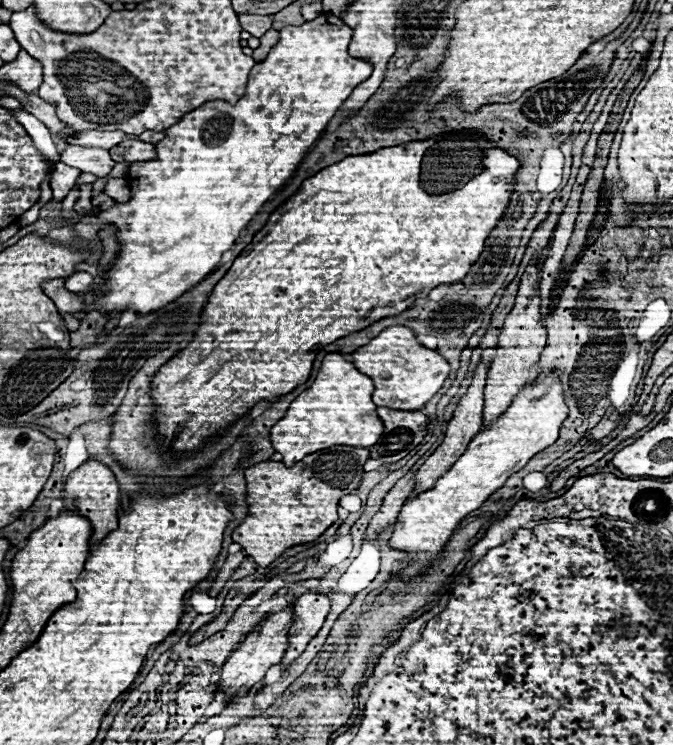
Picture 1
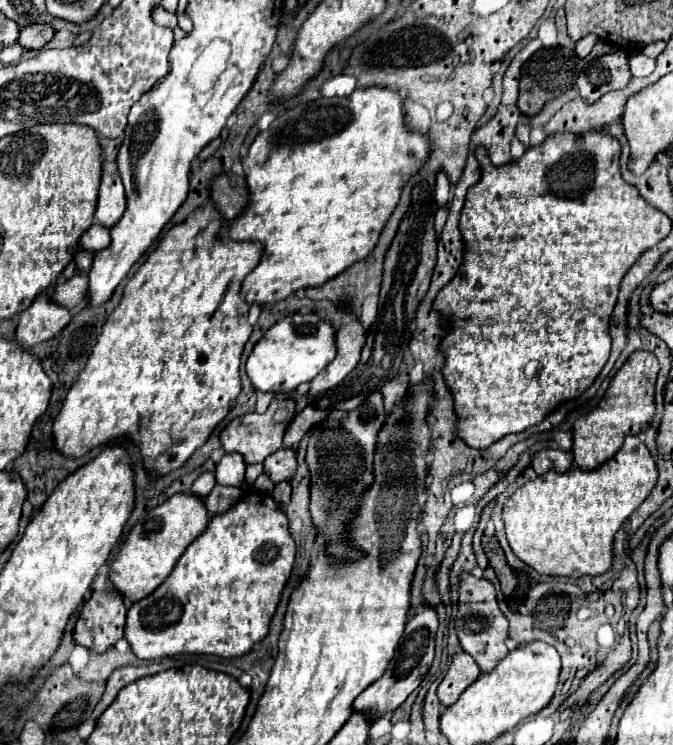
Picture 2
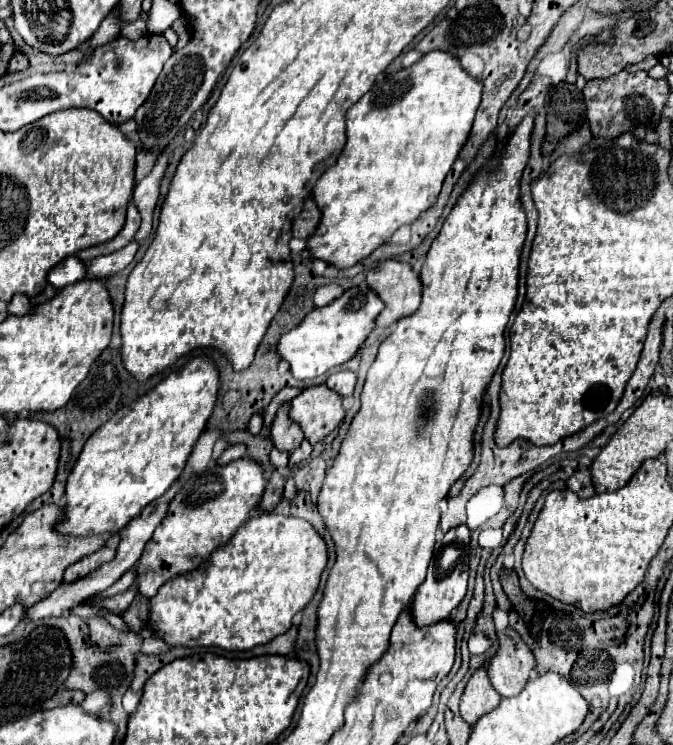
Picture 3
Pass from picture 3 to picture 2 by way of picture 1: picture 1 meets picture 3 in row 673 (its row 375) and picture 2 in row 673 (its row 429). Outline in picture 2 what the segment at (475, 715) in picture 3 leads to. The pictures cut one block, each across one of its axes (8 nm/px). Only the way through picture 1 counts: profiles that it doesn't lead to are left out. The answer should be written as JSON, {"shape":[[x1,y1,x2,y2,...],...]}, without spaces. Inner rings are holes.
{"shape":[[458,652,452,660,448,674,444,676,444,680,438,686,438,698,440,698,442,706,444,708,452,706,452,702,456,702,460,698,464,688,468,688,472,682,476,682,478,676,480,676,480,668,472,660,472,656,468,656,466,652]]}

